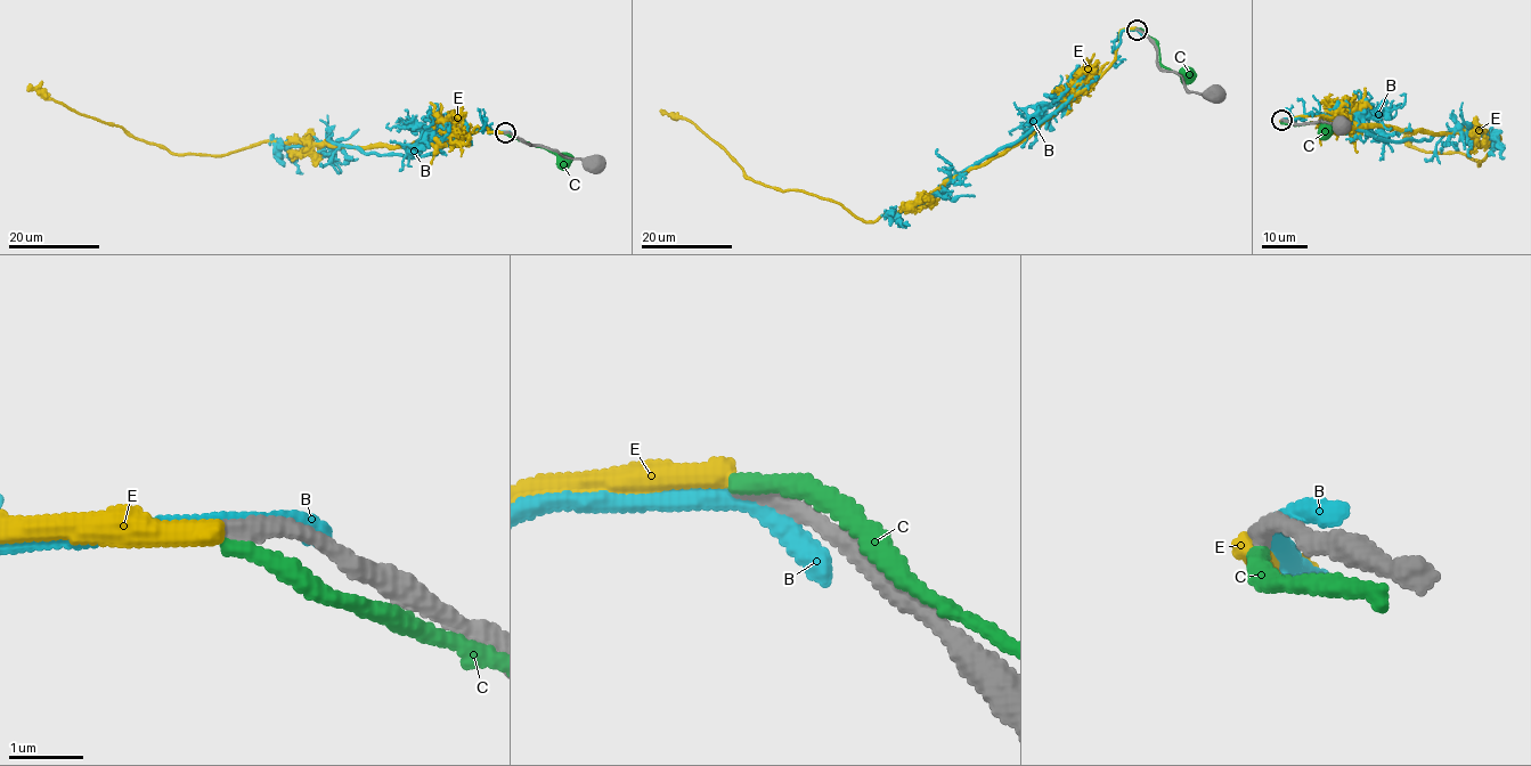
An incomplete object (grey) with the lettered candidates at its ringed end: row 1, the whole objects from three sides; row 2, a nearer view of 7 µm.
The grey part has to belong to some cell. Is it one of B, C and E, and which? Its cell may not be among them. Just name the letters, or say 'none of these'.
none of these

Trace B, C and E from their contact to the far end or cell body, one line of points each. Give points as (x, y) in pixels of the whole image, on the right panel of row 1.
B: (1283, 119), (1328, 115), (1399, 143), (1466, 131), (1493, 138), (1504, 157)
C: (1281, 121), (1294, 124), (1318, 121), (1326, 125), (1324, 132)
E: (1281, 121), (1319, 114), (1499, 139), (1480, 166), (1458, 152), (1418, 151), (1402, 137)

